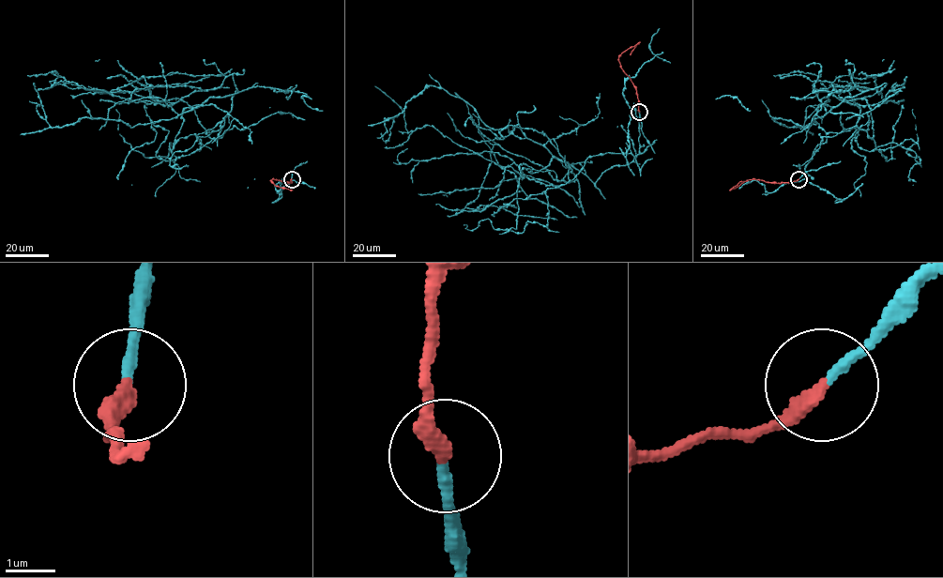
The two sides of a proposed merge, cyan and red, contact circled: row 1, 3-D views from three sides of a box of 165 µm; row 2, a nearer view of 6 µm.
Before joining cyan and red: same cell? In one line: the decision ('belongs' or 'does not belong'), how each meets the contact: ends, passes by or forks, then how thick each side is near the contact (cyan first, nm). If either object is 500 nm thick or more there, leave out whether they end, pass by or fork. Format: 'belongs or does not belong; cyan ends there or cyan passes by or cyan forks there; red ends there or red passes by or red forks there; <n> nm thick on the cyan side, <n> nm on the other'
does not belong; cyan ends there; red ends there; 190 nm thick on the cyan side, 340 nm on the other

